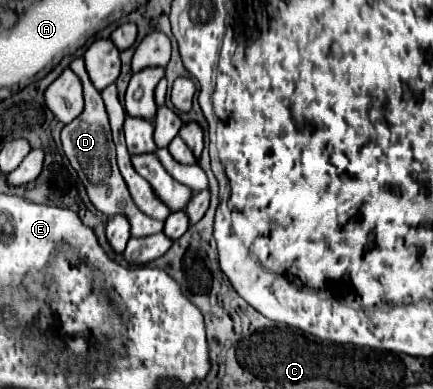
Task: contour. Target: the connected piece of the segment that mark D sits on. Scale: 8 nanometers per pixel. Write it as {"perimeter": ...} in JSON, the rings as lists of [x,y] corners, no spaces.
{"perimeter":[[[74,59],[70,63],[70,69],[80,77],[82,87],[84,87],[84,111],[80,113],[78,119],[74,119],[72,123],[64,125],[60,139],[62,139],[62,149],[64,155],[68,157],[70,165],[74,167],[74,171],[78,173],[78,179],[82,181],[82,185],[88,191],[88,197],[92,201],[92,205],[96,207],[96,211],[104,213],[106,217],[114,217],[114,215],[124,215],[130,221],[130,235],[132,237],[148,237],[154,233],[160,233],[164,223],[156,221],[152,217],[148,217],[146,213],[142,213],[134,201],[130,199],[130,193],[126,189],[126,183],[122,181],[122,175],[118,171],[116,165],[116,149],[114,143],[110,139],[110,125],[108,125],[108,115],[106,115],[106,107],[104,101],[100,97],[100,91],[94,89],[94,85],[90,83],[86,69],[84,69],[84,61],[82,59]]]}

